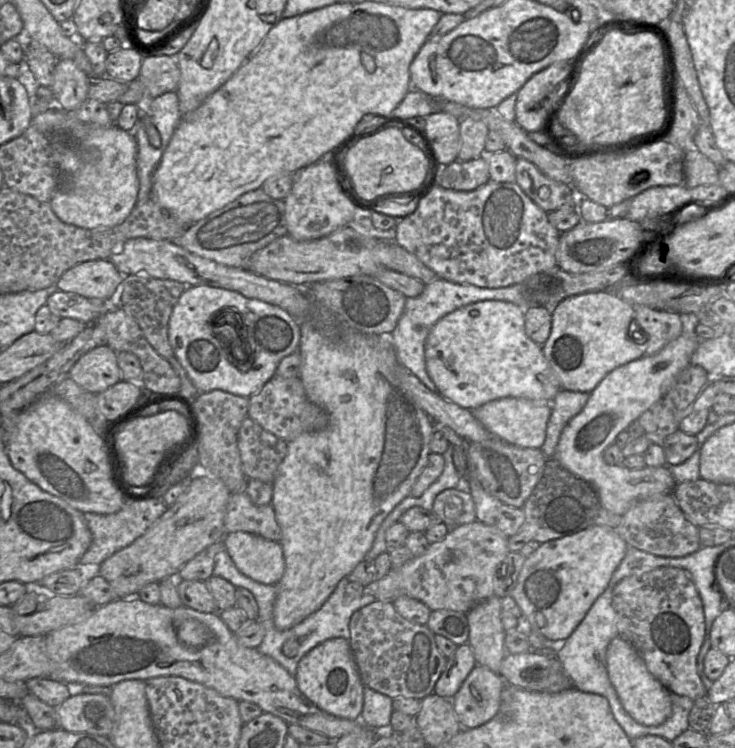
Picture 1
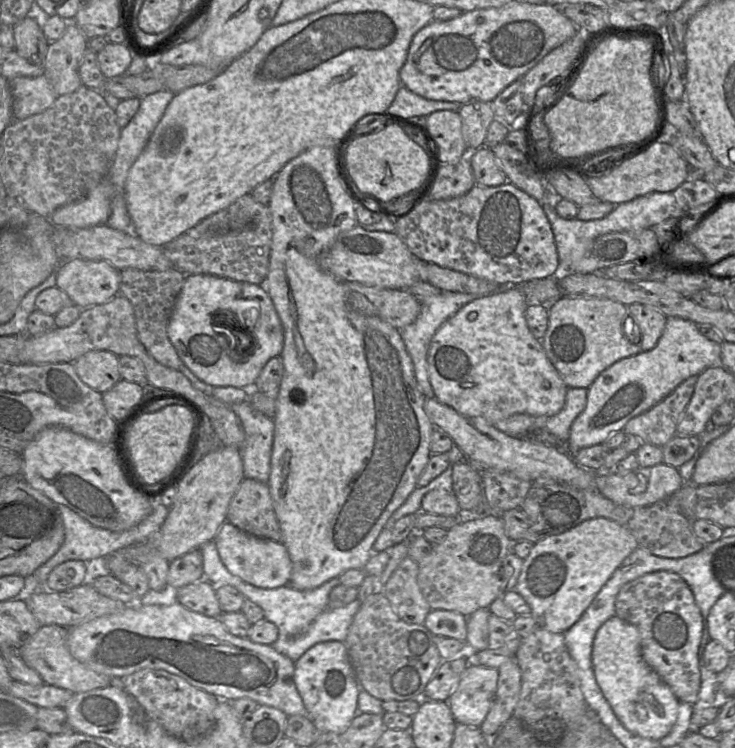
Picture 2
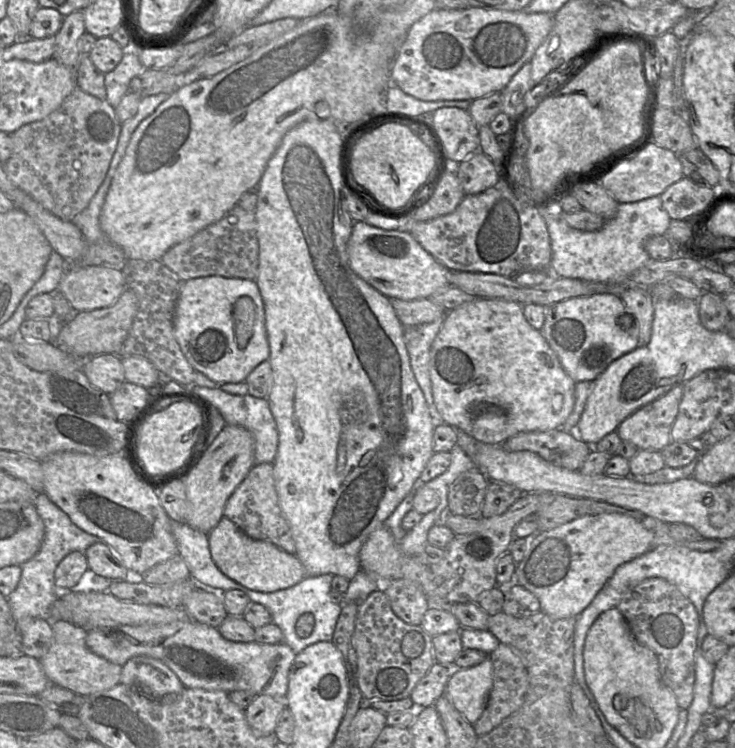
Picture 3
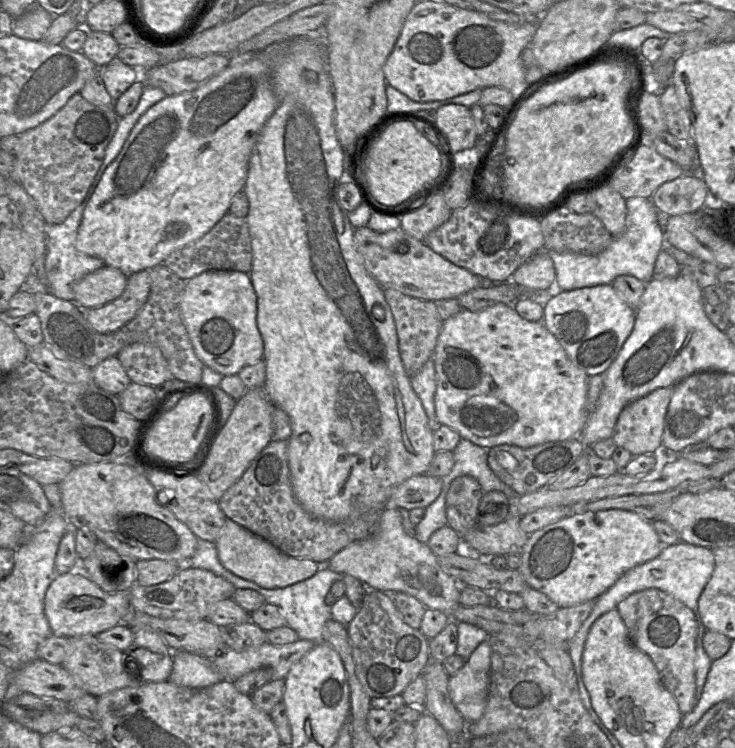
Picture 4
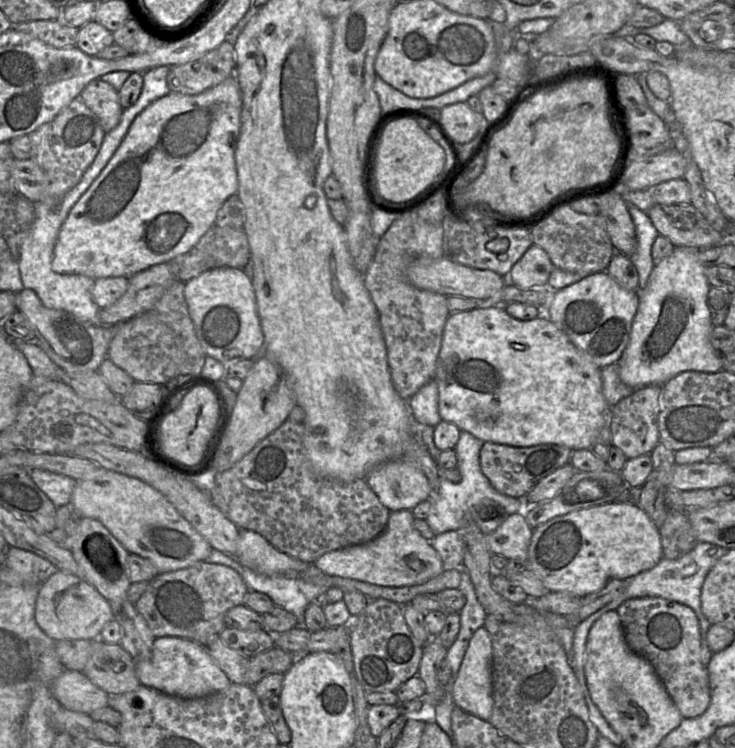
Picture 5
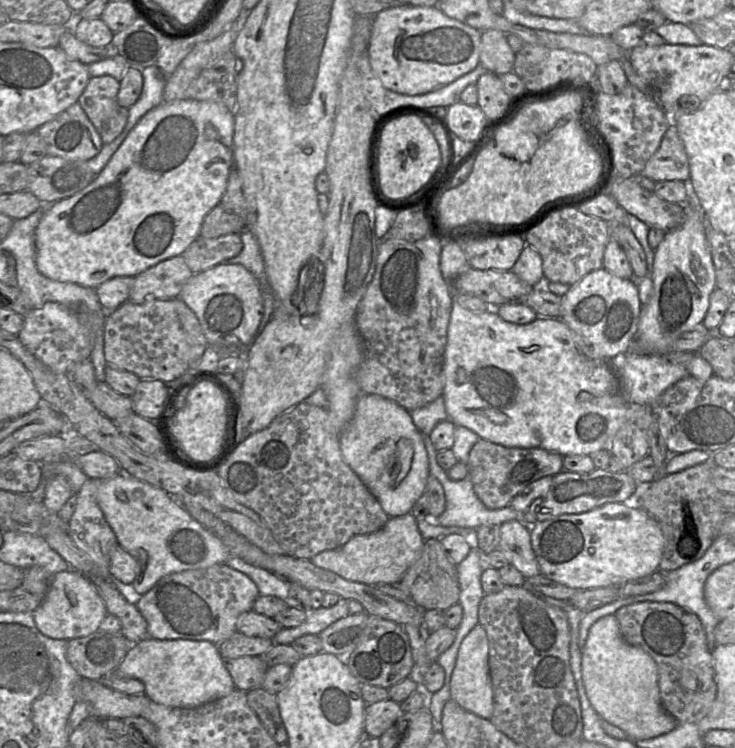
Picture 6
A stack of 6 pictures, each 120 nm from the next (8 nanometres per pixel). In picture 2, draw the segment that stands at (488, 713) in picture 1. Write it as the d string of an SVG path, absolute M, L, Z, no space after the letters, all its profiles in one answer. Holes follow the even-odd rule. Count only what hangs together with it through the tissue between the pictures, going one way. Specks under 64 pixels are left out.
M471 662L448 698L456 723L480 728L494 699L498 670Z

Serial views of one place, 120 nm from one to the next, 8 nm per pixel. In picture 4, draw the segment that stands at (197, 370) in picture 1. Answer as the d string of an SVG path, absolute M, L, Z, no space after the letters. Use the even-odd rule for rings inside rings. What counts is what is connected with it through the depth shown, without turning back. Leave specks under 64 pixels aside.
M204 271L185 283L181 316L195 354L216 372L238 374L246 365L263 360L264 343L257 326L257 295L247 272Z

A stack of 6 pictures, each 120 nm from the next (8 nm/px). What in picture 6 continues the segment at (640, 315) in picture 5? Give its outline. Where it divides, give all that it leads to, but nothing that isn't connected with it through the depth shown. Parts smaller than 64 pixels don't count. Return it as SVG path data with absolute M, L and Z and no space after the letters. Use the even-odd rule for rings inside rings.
M683 203L684 204L684 221L680 226L677 228L667 231L665 233L664 239L662 242L658 245L658 247L654 251L654 267L653 267L653 289L652 289L652 295L650 300L647 304L642 305L641 311L640 311L640 318L638 323L638 330L636 332L636 338L635 342L633 343L633 348L636 349L635 351L628 351L628 352L636 352L637 354L654 354L654 355L664 355L667 358L669 358L672 362L677 362L679 364L683 364L688 372L689 375L694 376L695 378L699 380L707 380L709 379L713 374L713 369L711 365L702 358L699 353L697 352L685 352L685 351L672 351L673 344L675 340L684 332L692 331L695 327L698 327L703 322L705 315L707 313L708 307L709 307L709 298L712 293L712 291L716 288L716 276L715 276L715 267L712 260L711 250L710 246L708 244L706 234L705 234L705 228L702 221L702 217L700 217L700 213L698 213L698 210L696 210L690 203Z

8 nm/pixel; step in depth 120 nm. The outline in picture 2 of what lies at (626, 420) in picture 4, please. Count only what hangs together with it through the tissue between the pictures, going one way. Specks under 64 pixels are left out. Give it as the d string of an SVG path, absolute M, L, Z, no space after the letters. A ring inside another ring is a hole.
M697 375L687 378L662 401L631 418L623 431L640 437L645 444L663 447L676 436L677 424L693 395L697 379Z

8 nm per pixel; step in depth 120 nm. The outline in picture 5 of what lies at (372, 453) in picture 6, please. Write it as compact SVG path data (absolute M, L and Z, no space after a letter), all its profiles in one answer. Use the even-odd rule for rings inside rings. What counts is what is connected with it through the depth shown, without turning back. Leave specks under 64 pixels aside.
M403 459L374 467L365 481L390 512L412 510L420 502L431 498L433 493L421 467Z

